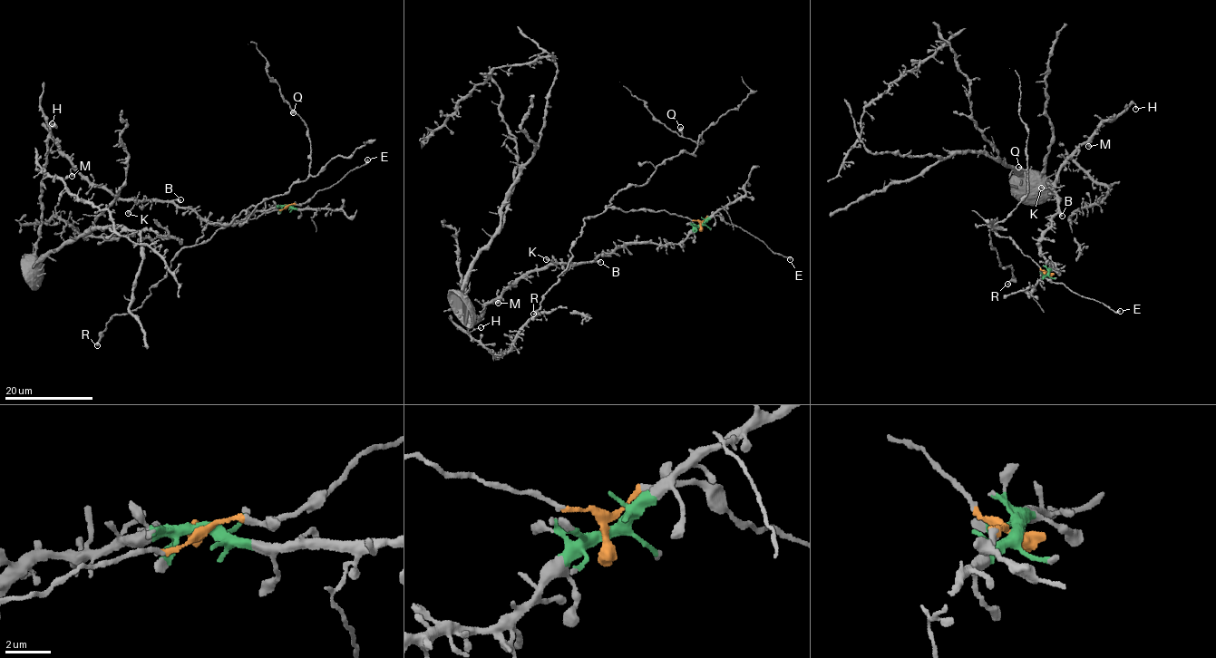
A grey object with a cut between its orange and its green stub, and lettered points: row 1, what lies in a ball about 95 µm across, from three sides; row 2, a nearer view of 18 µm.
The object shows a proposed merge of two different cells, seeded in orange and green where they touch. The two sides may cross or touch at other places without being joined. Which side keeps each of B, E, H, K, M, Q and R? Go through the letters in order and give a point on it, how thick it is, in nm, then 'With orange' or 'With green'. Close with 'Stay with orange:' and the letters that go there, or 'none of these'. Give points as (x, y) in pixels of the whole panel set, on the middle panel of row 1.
B: Place: (600, 262). Thickness 440 nm. With green
E: Place: (790, 259). Thickness 360 nm. With orange
H: Place: (481, 327). Thickness 240 nm. With green
K: Place: (546, 259). Thickness 360 nm. With green
M: Place: (498, 303). Thickness 440 nm. With green
Q: Place: (680, 127). Thickness 550 nm. With orange
R: Place: (533, 314). Thickness 320 nm. With orange
Stay with orange: E, Q, R

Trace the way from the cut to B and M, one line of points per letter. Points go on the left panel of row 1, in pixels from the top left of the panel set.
B: (286, 207), (252, 211), (243, 220), (215, 225), (204, 220), (191, 208), (185, 208), (175, 203), (180, 200)
M: (286, 207), (215, 225), (172, 201), (117, 199), (73, 169), (72, 177)

